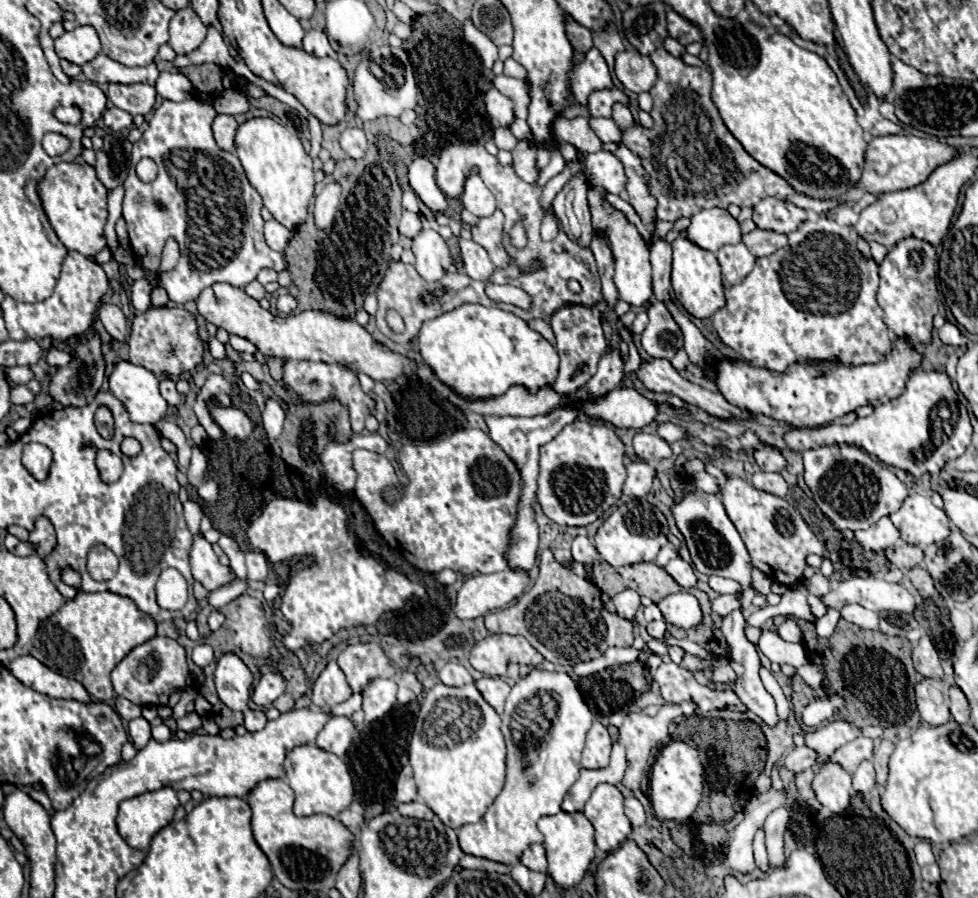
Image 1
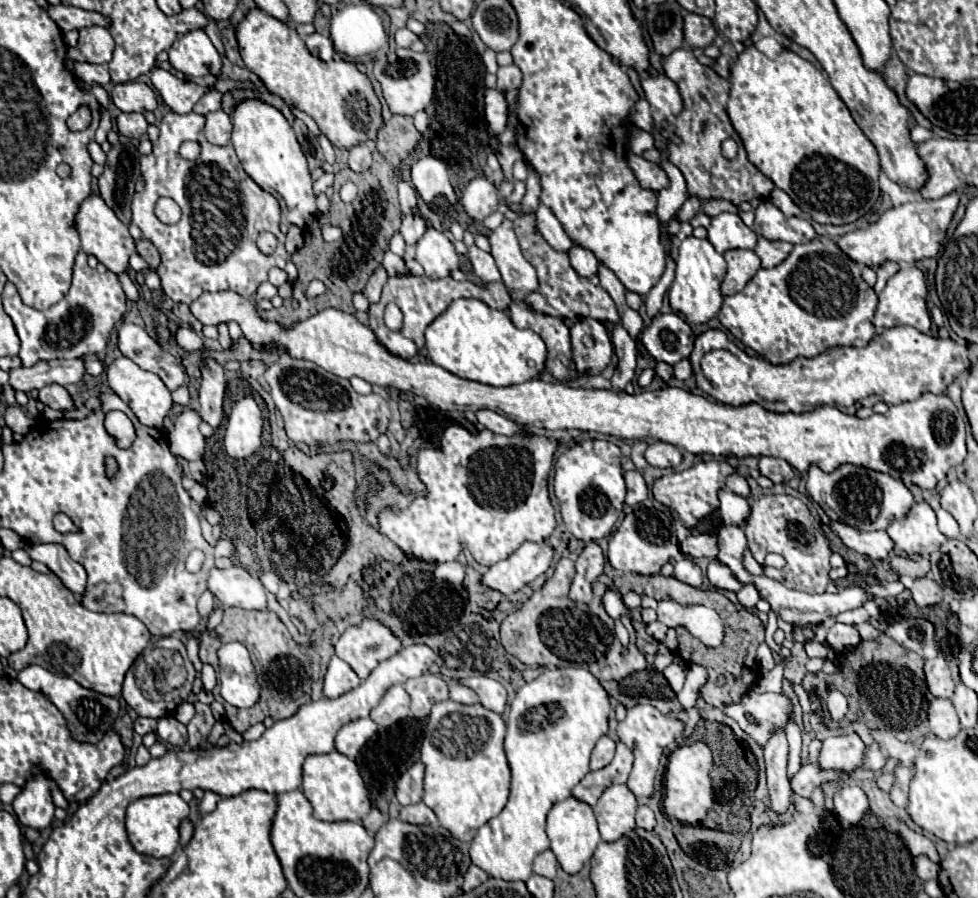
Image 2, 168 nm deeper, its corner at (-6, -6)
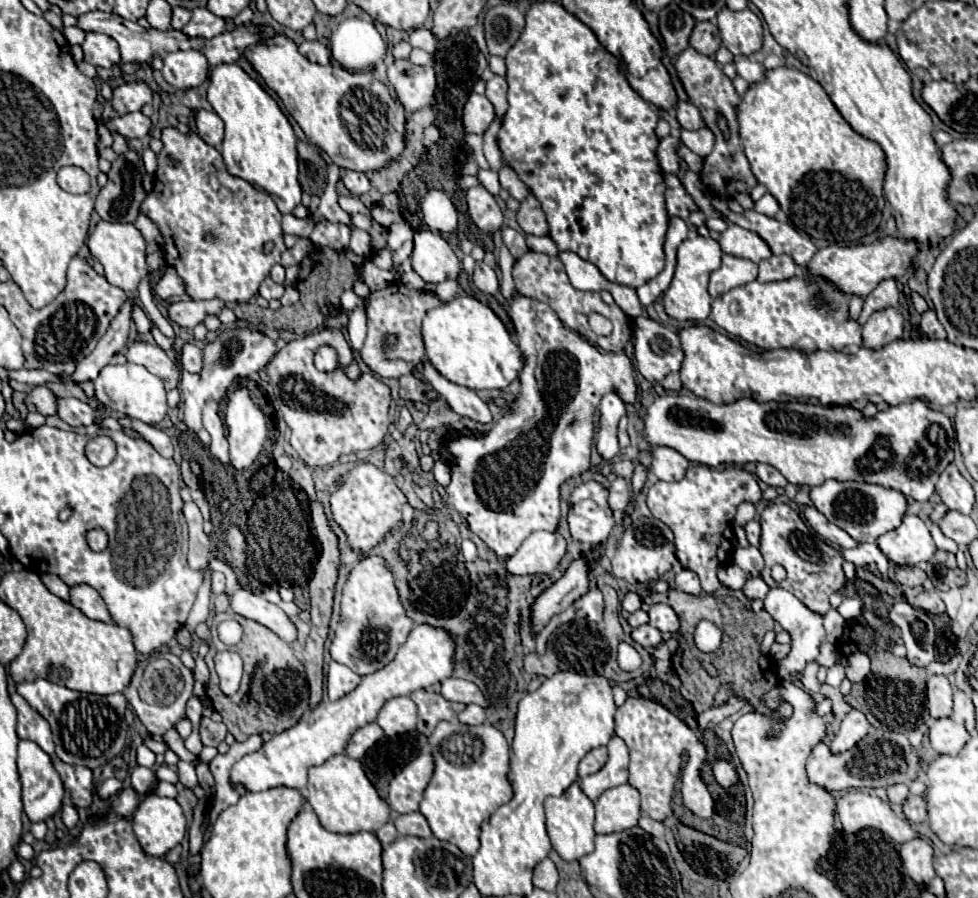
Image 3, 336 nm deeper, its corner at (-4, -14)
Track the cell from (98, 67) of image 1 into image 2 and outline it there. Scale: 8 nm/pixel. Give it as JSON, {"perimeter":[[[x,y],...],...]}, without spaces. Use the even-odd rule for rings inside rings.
{"perimeter":[[[73,62],[78,78],[88,85],[108,85],[110,83],[110,73],[106,65]]]}

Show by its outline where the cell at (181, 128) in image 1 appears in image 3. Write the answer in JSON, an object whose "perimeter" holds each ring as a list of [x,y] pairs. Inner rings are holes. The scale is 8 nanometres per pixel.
{"perimeter":[[[174,127],[162,129],[164,149],[158,155],[158,171],[152,193],[142,203],[142,213],[146,213],[154,223],[158,223],[164,235],[166,261],[178,271],[186,281],[186,293],[192,299],[220,299],[226,303],[250,301],[260,283],[268,277],[274,263],[280,261],[280,253],[286,251],[282,241],[282,213],[274,205],[272,197],[250,183],[232,177],[222,161],[222,155],[216,147],[204,143],[194,131],[182,135]],[[174,157],[178,165],[170,165],[168,159]],[[274,241],[274,249],[264,253],[264,245]]]}

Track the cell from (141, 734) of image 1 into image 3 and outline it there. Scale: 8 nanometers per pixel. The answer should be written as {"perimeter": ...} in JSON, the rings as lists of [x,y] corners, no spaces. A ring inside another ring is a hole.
{"perimeter":[[[136,767],[132,771],[132,787],[134,791],[140,795],[140,799],[144,799],[148,795],[148,789],[150,789],[150,783],[156,779],[154,771],[148,769],[148,767]]]}

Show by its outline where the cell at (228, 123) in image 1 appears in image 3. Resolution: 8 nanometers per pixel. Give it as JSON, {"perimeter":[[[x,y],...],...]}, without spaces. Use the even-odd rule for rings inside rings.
{"perimeter":[[[198,109],[198,113],[194,115],[194,125],[198,135],[212,147],[220,147],[222,137],[224,137],[224,123],[222,119],[214,113],[214,111],[206,111],[206,109]]]}

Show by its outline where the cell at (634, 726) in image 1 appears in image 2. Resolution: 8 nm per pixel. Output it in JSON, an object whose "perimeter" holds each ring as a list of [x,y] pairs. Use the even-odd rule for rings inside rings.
{"perimeter":[[[636,705],[628,711],[626,719],[622,723],[618,723],[618,737],[620,741],[630,747],[630,751],[634,753],[634,767],[632,773],[628,777],[628,789],[636,795],[636,797],[650,797],[654,791],[654,777],[660,765],[660,757],[664,753],[664,749],[668,745],[674,743],[676,735],[682,733],[682,723],[674,717],[666,717],[662,715],[656,707],[652,705]]]}

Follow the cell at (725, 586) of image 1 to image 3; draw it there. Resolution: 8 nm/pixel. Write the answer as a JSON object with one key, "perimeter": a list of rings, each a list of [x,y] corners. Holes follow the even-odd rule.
{"perimeter":[[[734,563],[724,565],[724,567],[718,571],[718,577],[720,577],[720,581],[724,583],[724,587],[728,587],[728,589],[742,589],[742,585],[744,585],[744,581],[746,581],[744,571],[742,571],[738,565],[734,565]]]}

